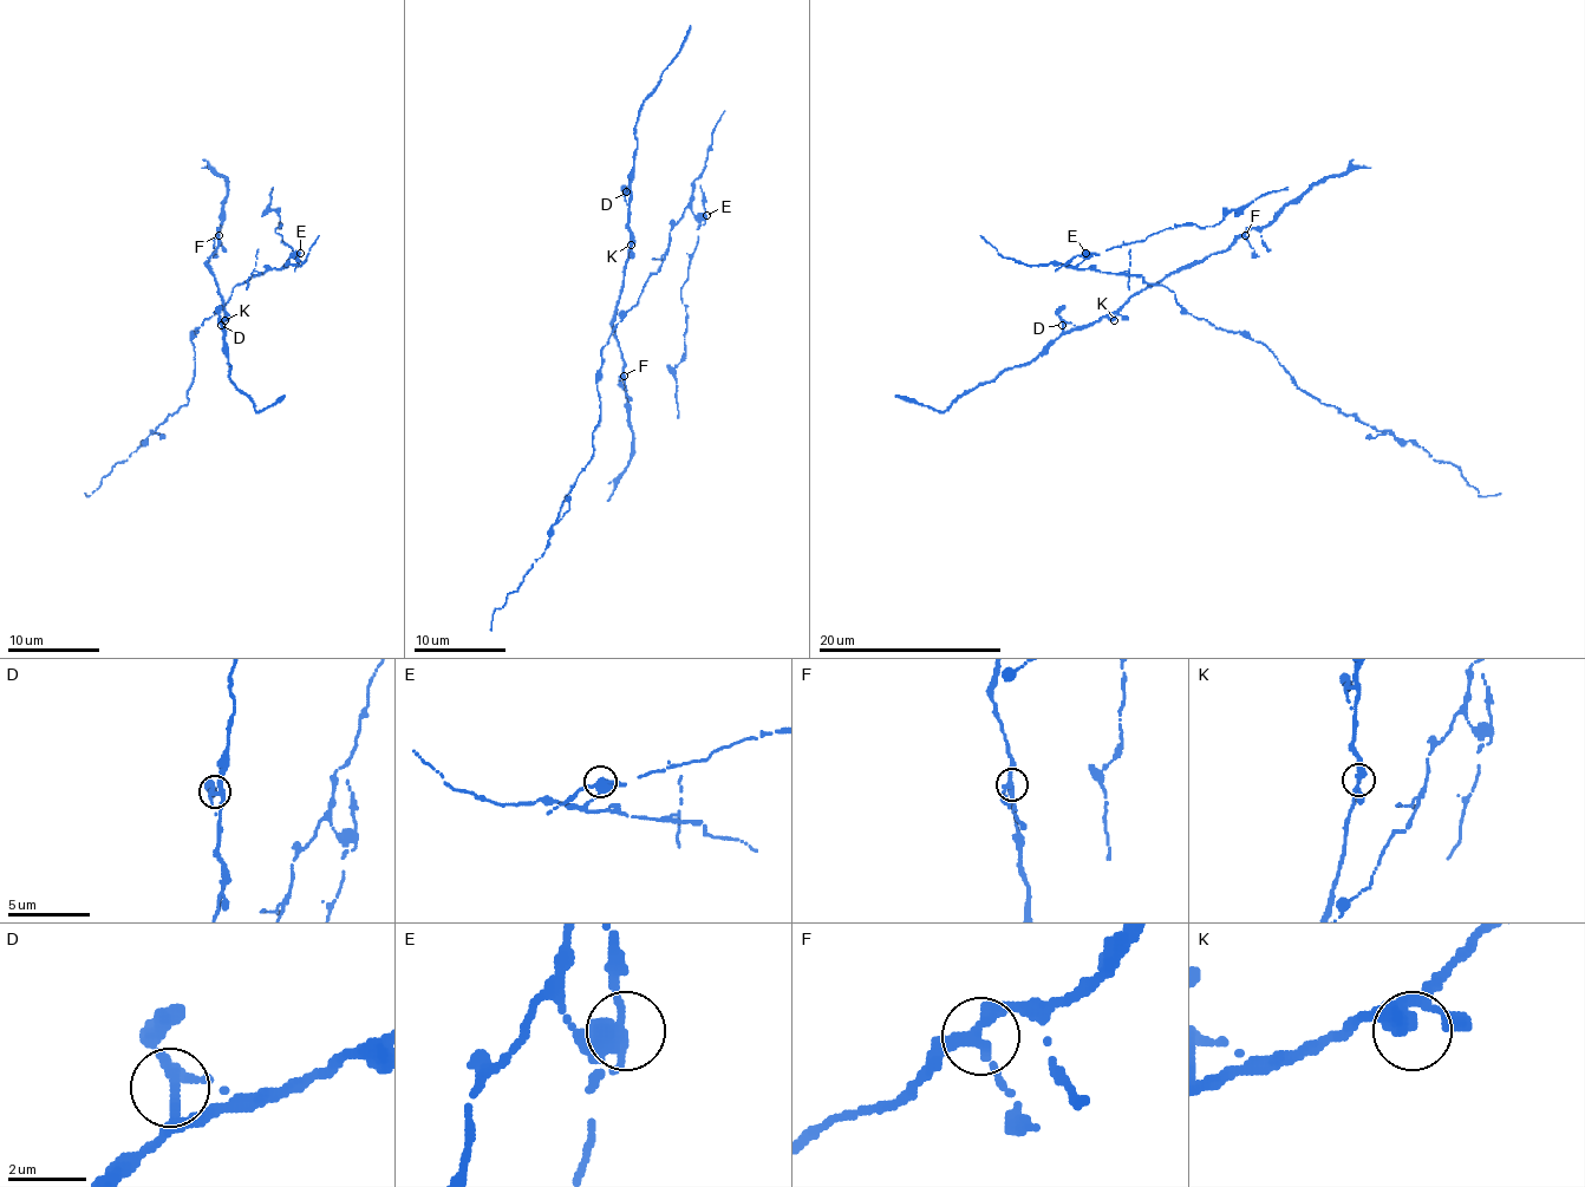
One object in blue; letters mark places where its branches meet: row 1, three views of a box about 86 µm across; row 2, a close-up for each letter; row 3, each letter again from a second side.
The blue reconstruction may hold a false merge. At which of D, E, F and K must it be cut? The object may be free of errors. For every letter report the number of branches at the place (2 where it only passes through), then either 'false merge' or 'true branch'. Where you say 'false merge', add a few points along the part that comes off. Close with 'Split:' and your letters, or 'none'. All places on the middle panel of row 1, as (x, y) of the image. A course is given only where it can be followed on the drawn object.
D: 3 branches meet; true branch
E: 3 branches meet; true branch
F: 3 branches meet; true branch
K: 3 branches meet; true branch
Split: none

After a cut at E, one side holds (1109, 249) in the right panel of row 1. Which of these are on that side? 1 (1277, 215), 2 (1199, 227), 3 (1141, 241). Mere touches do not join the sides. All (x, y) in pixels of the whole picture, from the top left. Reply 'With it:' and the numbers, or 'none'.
With it: 2, 3

